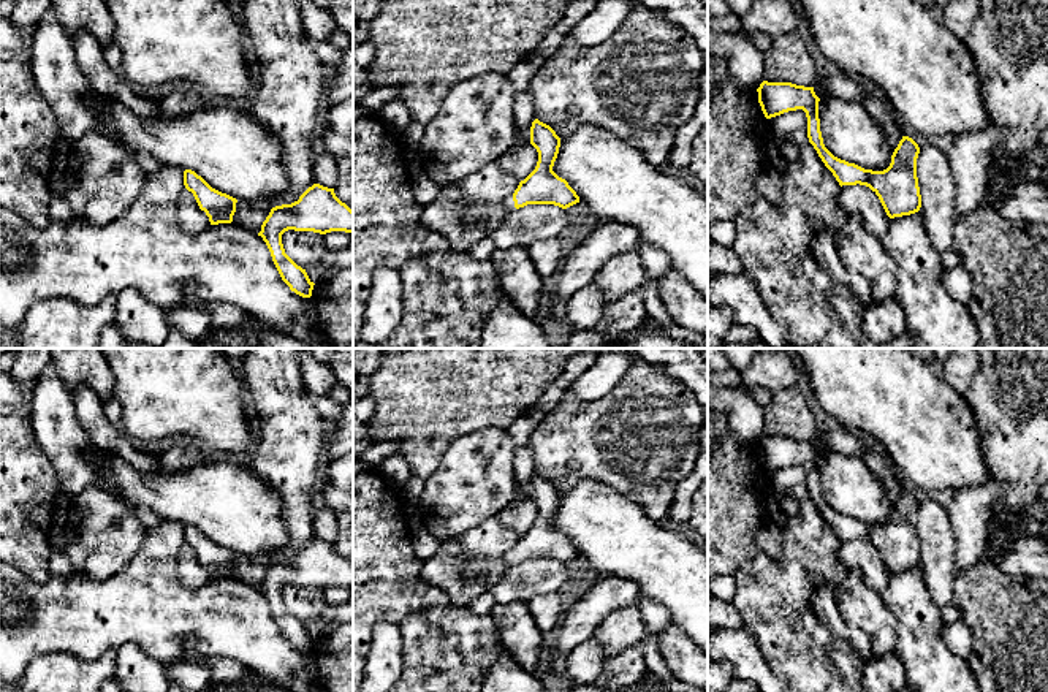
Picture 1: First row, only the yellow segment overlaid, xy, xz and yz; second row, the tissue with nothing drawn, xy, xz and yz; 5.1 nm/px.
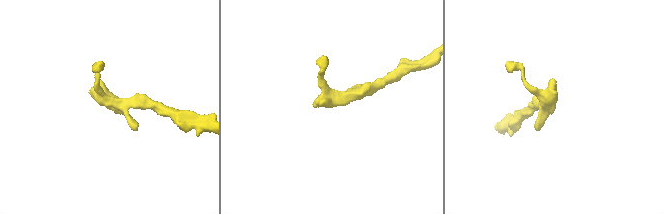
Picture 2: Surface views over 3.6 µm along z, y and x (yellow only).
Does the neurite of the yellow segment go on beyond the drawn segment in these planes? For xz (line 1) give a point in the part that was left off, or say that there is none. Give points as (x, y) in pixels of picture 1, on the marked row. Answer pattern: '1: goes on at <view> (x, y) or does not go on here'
1: goes on at xz (510, 205)

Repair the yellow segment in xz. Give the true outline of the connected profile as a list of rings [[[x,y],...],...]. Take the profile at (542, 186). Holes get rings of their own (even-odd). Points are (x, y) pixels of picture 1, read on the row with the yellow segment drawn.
[[[535,119],[530,127],[530,144],[538,152],[537,166],[505,200],[507,209],[515,211],[527,204],[554,204],[567,209],[579,203],[579,196],[568,182],[552,171],[560,147],[556,131]]]

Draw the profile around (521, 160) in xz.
[[[530,143],[522,146],[511,147],[499,160],[499,166],[515,176],[519,181],[524,181],[537,166],[538,152]]]

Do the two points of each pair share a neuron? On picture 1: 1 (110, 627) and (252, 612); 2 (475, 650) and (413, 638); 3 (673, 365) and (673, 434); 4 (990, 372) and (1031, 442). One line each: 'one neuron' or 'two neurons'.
1: one neuron
2: one neuron
3: two neurons
4: one neuron

